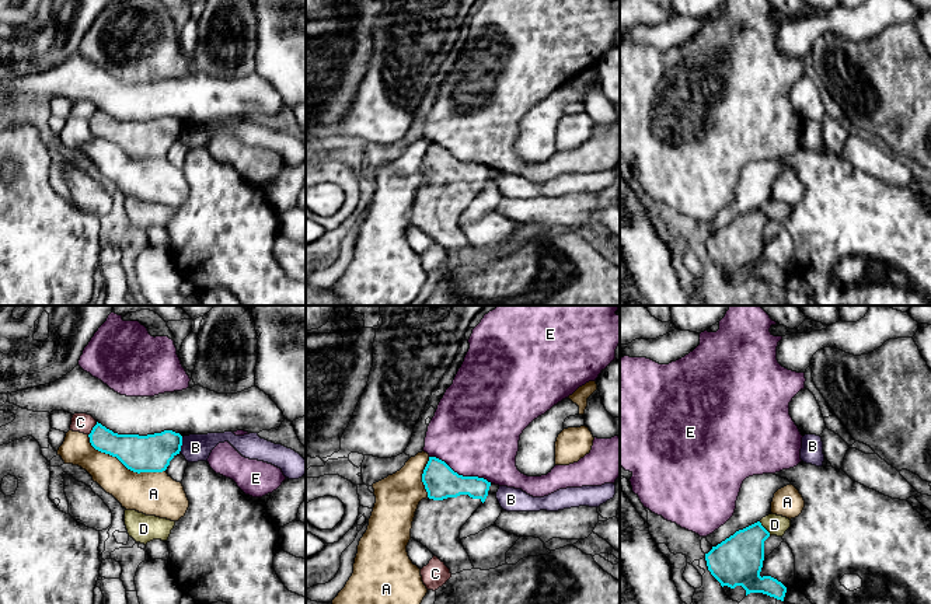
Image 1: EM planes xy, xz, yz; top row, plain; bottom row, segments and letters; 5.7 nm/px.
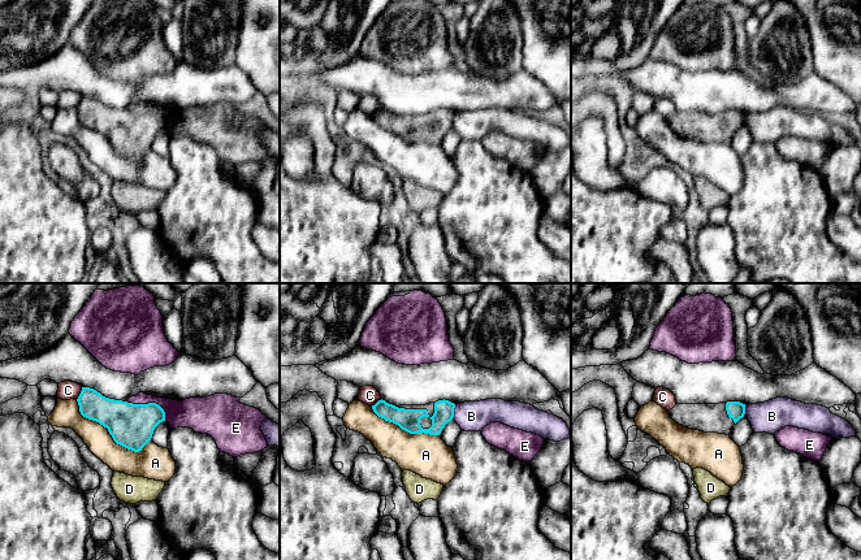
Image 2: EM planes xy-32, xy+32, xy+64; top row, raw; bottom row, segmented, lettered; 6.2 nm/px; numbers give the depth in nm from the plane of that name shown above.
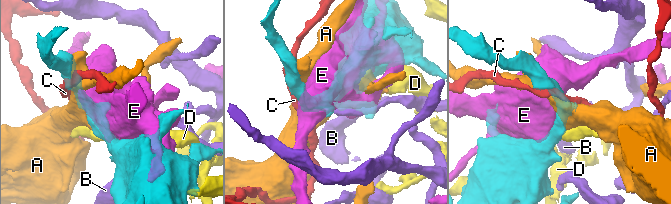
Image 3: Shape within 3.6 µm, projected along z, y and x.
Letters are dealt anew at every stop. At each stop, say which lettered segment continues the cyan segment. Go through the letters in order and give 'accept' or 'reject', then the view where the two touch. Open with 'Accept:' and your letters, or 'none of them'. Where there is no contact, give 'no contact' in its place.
Accept: none of them
A: reject | xy
B: reject | xy
C: reject | xy
D: reject | yz
E: reject | xz

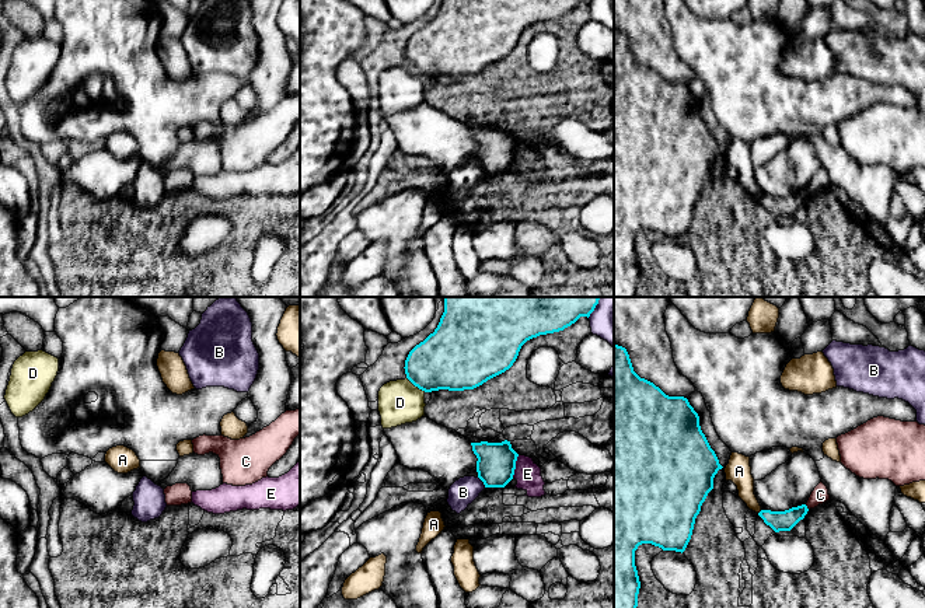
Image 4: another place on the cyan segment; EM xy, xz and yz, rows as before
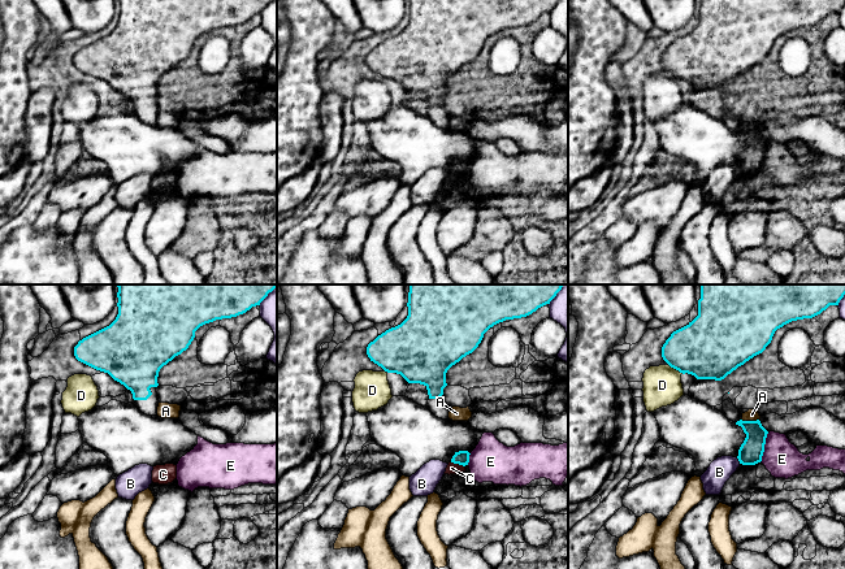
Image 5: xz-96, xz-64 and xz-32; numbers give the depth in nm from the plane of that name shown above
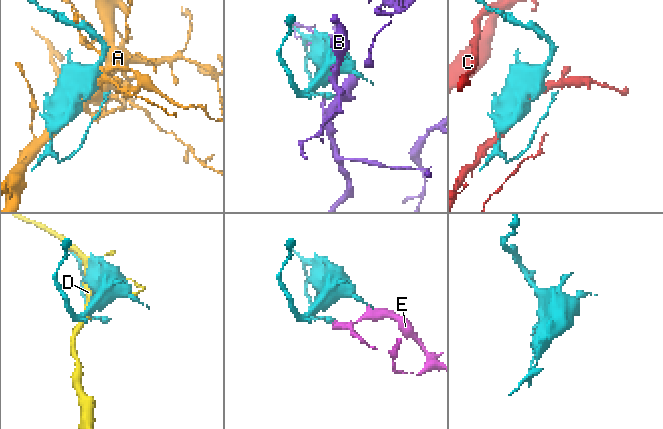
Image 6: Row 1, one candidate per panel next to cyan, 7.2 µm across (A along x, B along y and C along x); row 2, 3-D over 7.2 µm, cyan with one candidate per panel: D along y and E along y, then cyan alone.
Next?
Accept: none of them
A: reject | yz
B: reject | xz
C: reject | yz
D: reject | xz
E: reject | xz

